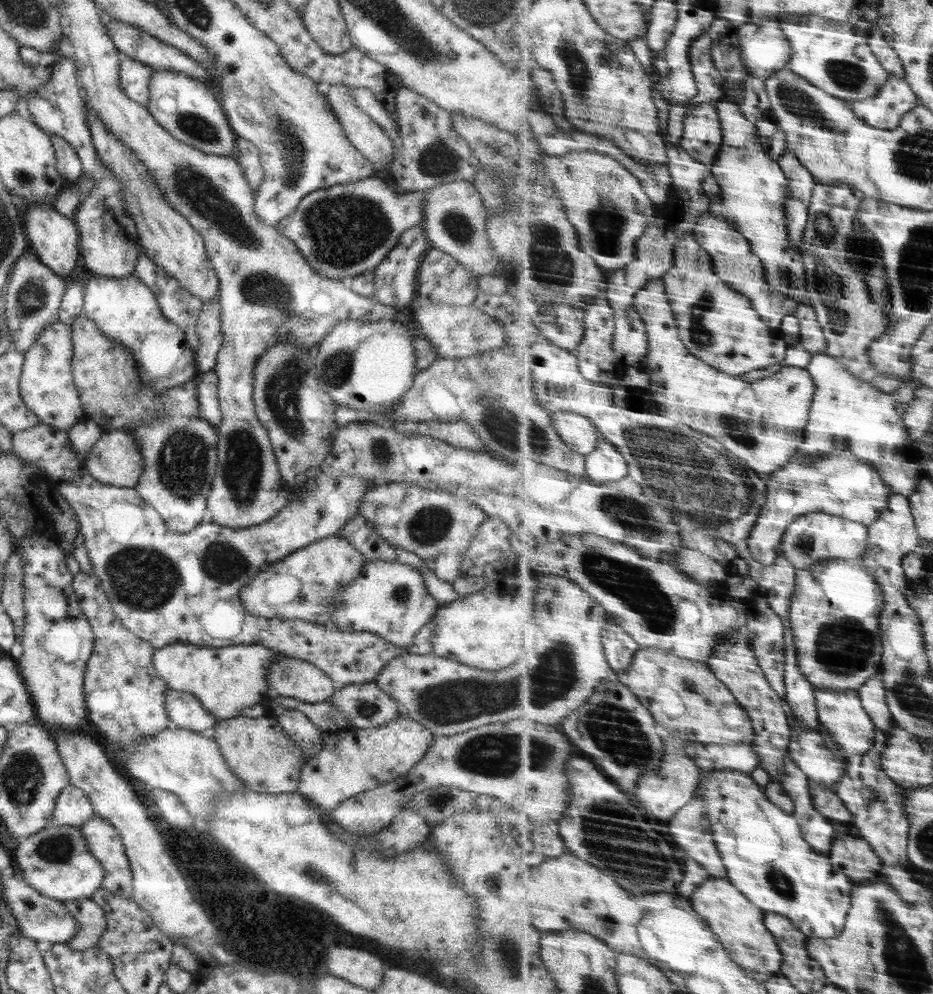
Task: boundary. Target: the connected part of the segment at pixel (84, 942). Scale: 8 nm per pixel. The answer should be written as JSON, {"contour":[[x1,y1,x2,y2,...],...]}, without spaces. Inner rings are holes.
{"contour":[[91,898,65,901,66,911,78,921,79,931,67,942,80,952,92,948,106,928,104,909]]}

